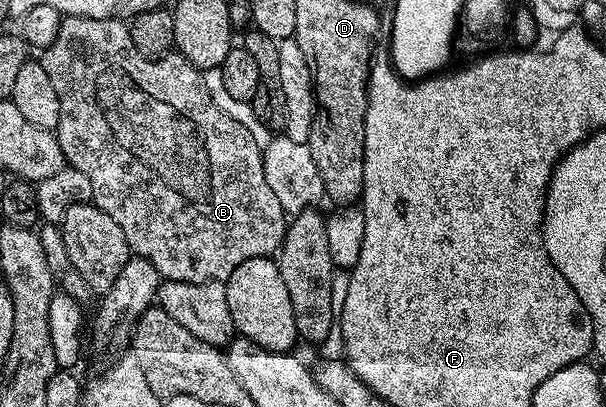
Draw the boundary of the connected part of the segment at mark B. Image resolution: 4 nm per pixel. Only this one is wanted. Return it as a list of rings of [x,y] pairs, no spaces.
[[[62,16],[61,26],[54,41],[43,49],[39,57],[40,63],[47,71],[51,84],[55,87],[55,95],[59,95],[59,123],[55,130],[59,147],[63,147],[66,162],[72,168],[83,171],[87,179],[91,179],[93,188],[92,204],[98,205],[119,227],[123,227],[123,235],[127,239],[130,250],[136,256],[147,259],[159,271],[164,279],[161,288],[157,290],[156,304],[175,323],[187,327],[195,339],[203,339],[203,343],[211,343],[218,347],[228,346],[235,336],[231,307],[227,307],[226,279],[247,259],[256,257],[273,257],[281,248],[287,228],[287,215],[283,207],[279,207],[279,199],[275,199],[275,191],[267,187],[267,175],[263,175],[262,146],[255,143],[251,131],[243,127],[243,123],[235,123],[231,115],[219,111],[207,91],[202,70],[182,57],[176,51],[170,51],[156,59],[145,57],[136,49],[129,34],[129,25],[121,19],[91,19],[90,17]]]

